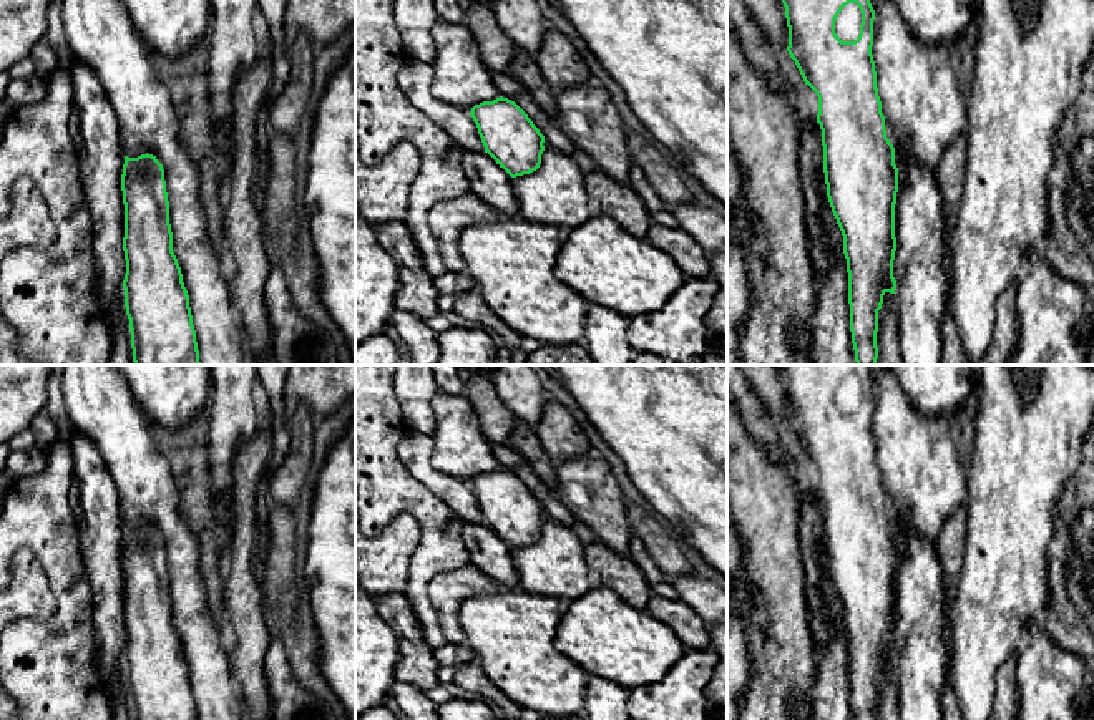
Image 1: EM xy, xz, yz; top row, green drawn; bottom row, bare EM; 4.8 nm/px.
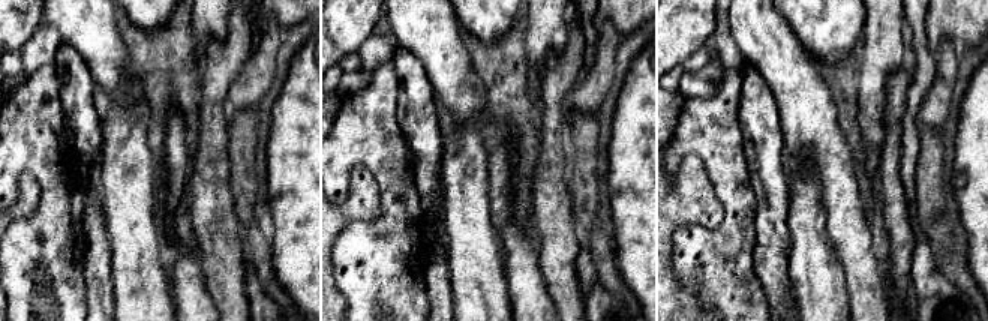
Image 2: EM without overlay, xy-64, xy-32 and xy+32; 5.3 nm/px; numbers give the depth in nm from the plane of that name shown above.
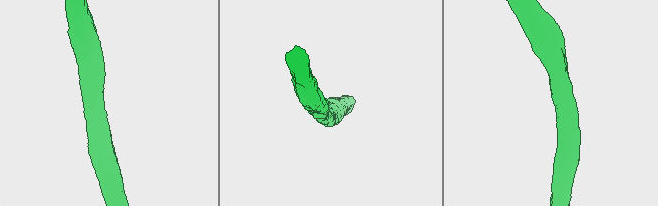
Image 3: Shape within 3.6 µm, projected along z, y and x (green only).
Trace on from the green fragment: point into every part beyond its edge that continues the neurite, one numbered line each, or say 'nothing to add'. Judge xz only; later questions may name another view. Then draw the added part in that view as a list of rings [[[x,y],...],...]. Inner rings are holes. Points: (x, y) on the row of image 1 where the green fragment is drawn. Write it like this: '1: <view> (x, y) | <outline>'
1: xz (490, 183) | [[[465,151],[462,159],[471,194],[495,207],[501,217],[516,217],[511,176],[485,151]]]

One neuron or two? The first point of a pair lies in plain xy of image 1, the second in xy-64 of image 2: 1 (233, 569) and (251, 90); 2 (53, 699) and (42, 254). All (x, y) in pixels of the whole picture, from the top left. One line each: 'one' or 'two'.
1: two
2: one

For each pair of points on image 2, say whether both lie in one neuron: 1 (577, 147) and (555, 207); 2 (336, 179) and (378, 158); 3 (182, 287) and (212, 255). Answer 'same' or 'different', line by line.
1: different
2: same
3: different

